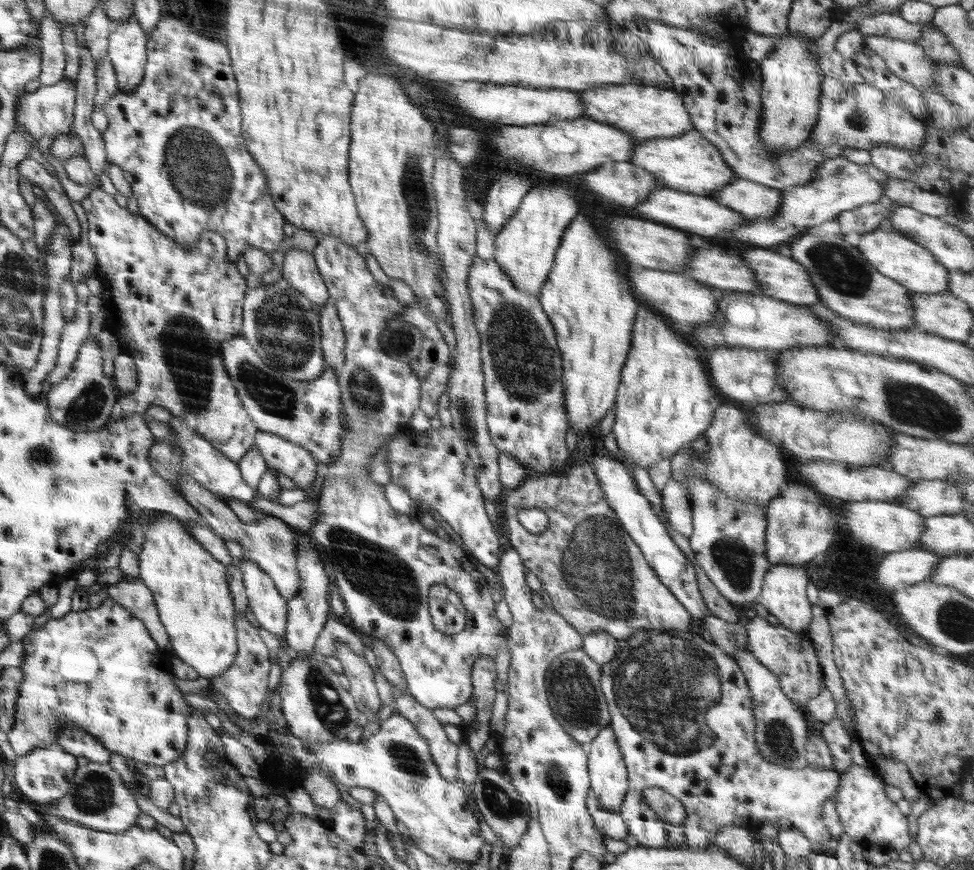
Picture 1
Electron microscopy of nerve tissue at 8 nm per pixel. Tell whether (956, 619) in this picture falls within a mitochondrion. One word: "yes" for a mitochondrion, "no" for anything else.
yes

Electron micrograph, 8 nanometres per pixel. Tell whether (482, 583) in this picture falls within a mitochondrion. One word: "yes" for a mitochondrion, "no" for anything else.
no

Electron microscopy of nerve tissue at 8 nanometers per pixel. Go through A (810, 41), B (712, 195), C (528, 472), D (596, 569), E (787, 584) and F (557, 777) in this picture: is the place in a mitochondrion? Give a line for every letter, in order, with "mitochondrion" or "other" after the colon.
A: other
B: other
C: other
D: mitochondrion
E: other
F: mitochondrion

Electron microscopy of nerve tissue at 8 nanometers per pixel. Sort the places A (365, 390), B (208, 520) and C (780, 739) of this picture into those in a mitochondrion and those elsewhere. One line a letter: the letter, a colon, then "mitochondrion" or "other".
A: mitochondrion
B: other
C: mitochondrion

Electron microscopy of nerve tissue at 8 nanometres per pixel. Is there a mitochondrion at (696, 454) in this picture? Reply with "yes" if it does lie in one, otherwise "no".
no

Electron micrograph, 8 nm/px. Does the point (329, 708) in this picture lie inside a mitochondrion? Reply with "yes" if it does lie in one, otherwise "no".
yes

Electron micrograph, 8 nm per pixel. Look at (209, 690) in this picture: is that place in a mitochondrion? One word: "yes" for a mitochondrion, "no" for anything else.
no

